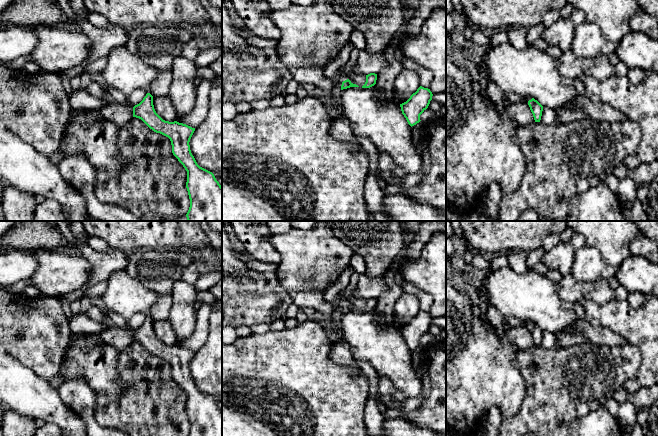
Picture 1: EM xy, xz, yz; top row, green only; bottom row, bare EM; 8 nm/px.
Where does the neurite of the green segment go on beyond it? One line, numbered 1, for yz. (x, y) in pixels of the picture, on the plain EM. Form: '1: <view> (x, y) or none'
1: yz (528, 321)

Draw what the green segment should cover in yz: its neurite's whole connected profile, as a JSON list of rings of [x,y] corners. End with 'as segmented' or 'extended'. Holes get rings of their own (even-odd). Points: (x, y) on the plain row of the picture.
[[[527,319],[523,322],[524,322],[524,325],[529,329],[535,346],[540,346],[542,335],[543,335],[543,330],[537,324],[532,322],[530,319]]]; extended

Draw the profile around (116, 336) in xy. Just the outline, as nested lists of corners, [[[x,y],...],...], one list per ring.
[[[109,325],[100,335],[103,343],[126,349],[133,342],[133,328],[121,328]]]

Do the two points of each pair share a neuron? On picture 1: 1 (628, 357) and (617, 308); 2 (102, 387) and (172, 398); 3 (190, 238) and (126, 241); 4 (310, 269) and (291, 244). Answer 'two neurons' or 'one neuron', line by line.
1: two neurons
2: two neurons
3: one neuron
4: one neuron

